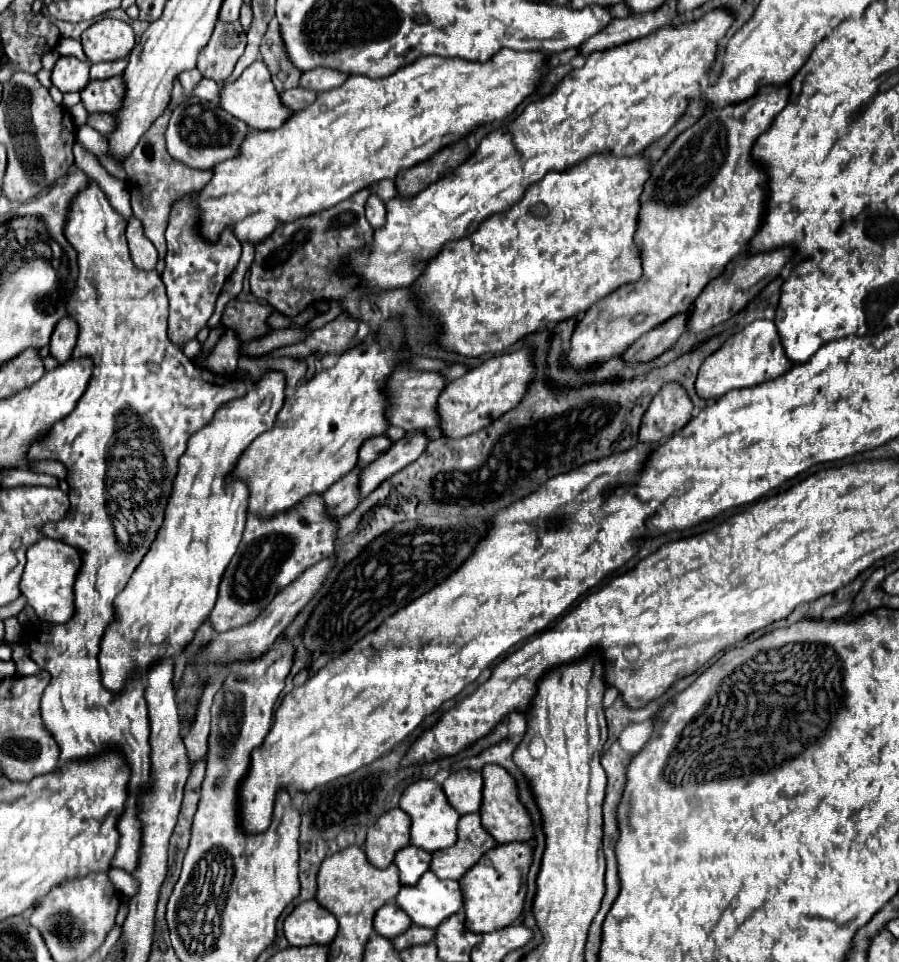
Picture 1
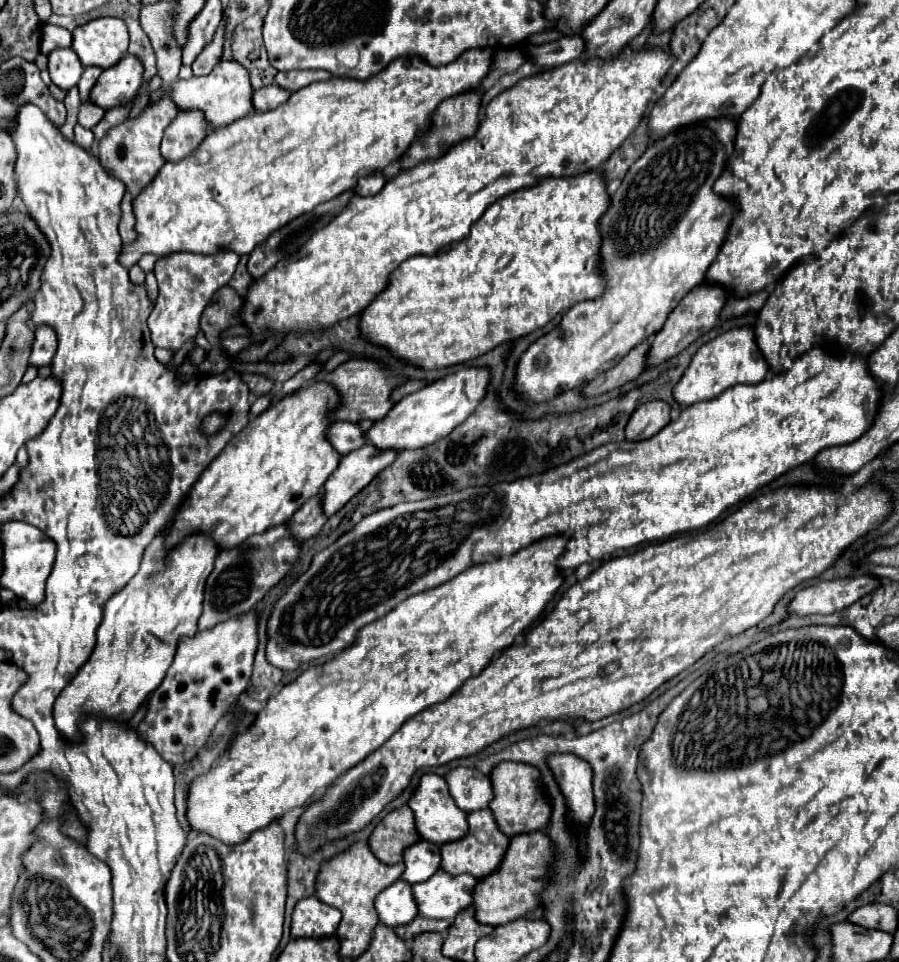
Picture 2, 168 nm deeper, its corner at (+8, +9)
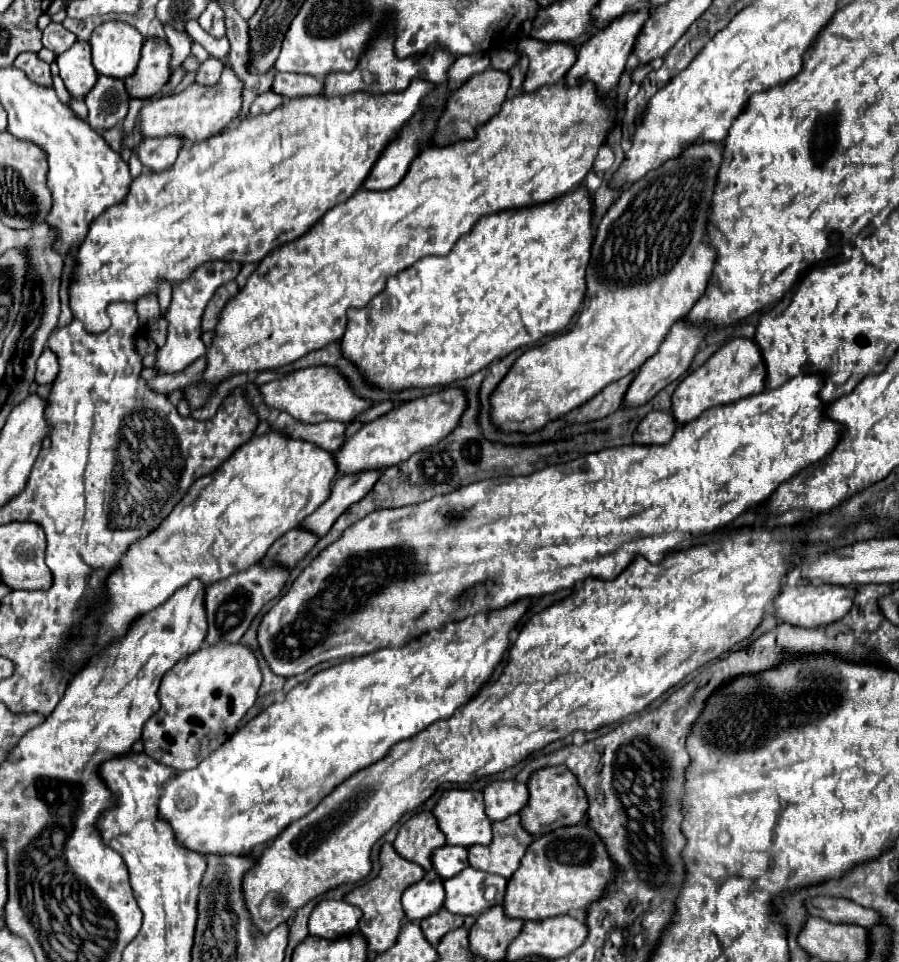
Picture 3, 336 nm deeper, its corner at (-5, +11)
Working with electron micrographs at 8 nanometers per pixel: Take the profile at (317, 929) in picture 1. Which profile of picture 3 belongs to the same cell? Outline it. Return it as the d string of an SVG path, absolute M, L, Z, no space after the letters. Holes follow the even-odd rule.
M321 900L309 918L309 932L319 938L339 938L351 934L361 916L363 912L345 900Z

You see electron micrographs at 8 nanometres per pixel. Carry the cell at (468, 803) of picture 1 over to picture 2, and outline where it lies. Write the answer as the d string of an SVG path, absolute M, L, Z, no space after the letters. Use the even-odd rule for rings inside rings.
M458 766L450 770L444 776L444 780L448 782L450 794L456 806L460 806L460 810L474 812L474 810L488 808L492 800L492 784L486 774L478 772L476 768Z

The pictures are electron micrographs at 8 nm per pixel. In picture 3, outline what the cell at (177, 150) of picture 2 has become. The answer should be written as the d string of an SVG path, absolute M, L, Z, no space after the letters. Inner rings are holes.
M177 136L145 138L135 146L135 154L147 170L163 172L173 166L173 160L177 158L177 152L181 146L183 146L183 140Z

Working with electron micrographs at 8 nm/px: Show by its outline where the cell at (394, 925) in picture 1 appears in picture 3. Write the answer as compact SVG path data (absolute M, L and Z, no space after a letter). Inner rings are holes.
M429 870L423 880L409 886L403 894L403 910L411 922L421 922L443 906L445 888L437 872Z

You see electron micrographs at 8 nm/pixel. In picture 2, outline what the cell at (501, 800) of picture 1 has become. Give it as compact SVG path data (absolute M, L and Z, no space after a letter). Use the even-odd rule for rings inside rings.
M500 762L490 772L490 782L494 790L494 800L490 802L490 810L494 814L494 820L502 834L516 836L524 832L542 830L548 824L550 818L550 804L546 802L540 784L538 784L538 770L530 764L518 764L518 762Z

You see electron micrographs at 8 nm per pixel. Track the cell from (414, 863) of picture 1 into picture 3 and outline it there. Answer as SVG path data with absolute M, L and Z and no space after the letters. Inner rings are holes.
M447 844L445 848L439 848L433 852L433 868L441 878L453 878L467 866L469 866L467 848Z

